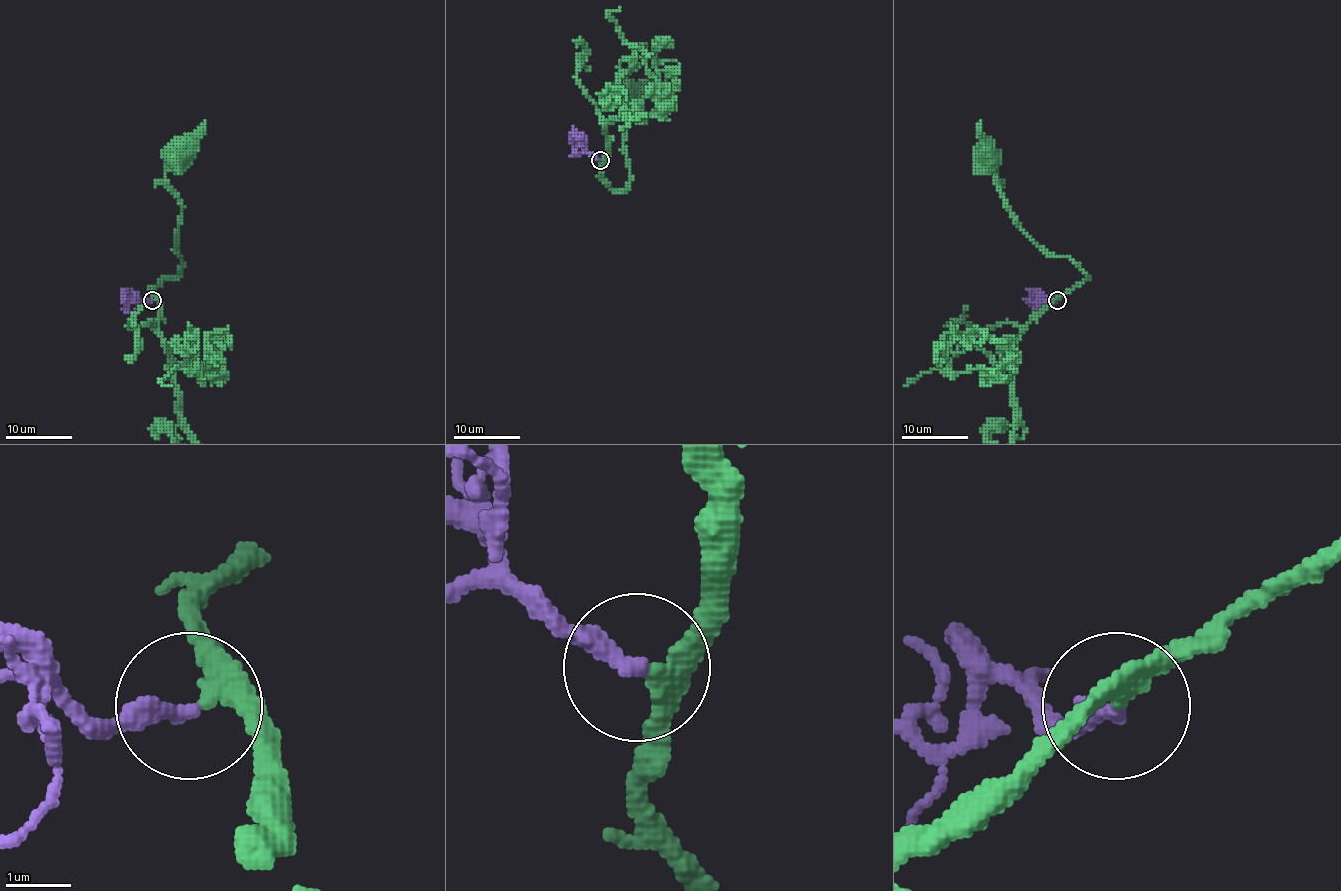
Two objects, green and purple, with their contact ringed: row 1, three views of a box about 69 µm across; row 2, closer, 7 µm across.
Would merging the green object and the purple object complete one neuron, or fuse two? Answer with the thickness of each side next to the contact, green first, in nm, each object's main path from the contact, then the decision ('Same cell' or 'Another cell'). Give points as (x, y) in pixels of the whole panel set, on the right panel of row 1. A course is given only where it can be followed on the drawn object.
Thickness 280 nm (green) against 280 nm. Course of green: (1057, 300), (1087, 277), (1070, 259), (1049, 255), (1019, 225), (996, 179), (996, 159), (991, 156). Course of purple: (1057, 300), (1051, 302), (1042, 293), (1029, 300), (1024, 298). Same cell

